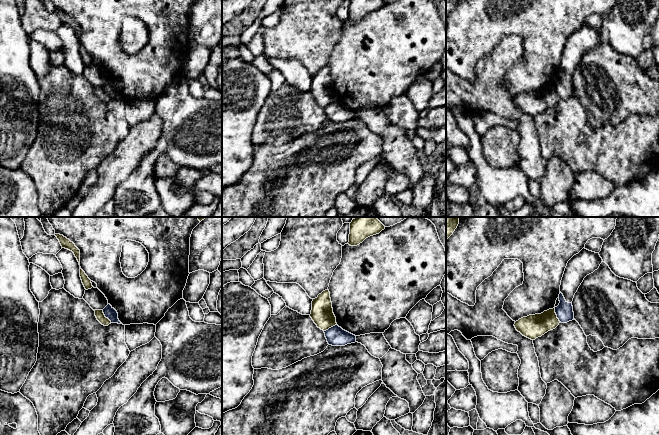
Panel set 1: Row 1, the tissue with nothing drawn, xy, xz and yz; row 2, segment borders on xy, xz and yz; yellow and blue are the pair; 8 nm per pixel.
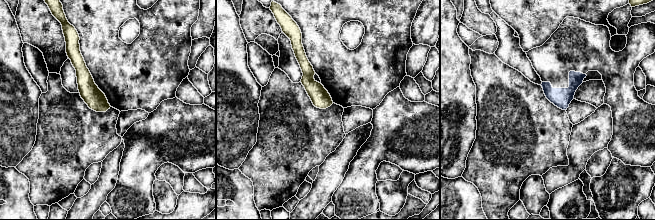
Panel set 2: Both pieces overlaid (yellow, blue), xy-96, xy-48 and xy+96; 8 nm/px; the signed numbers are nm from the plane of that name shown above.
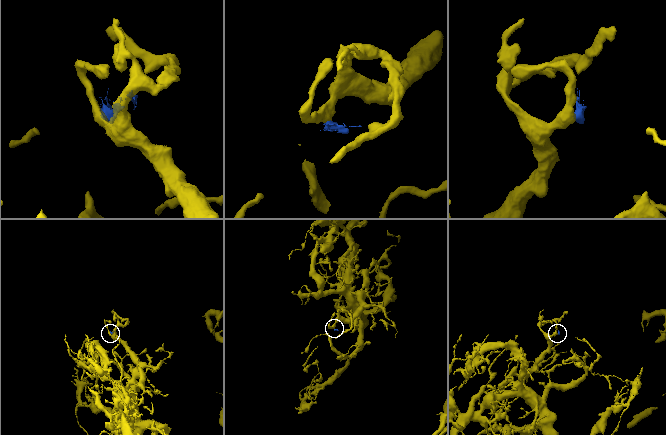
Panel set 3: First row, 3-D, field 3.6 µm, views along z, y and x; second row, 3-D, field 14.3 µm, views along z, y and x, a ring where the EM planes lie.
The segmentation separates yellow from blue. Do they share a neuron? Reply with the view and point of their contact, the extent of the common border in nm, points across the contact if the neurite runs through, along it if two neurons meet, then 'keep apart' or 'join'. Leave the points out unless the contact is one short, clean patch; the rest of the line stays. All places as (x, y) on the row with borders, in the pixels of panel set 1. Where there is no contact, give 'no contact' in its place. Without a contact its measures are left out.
xy (104, 316) | 130 nm | along xy (102, 310), (103, 314), (111, 322) | keep apart

